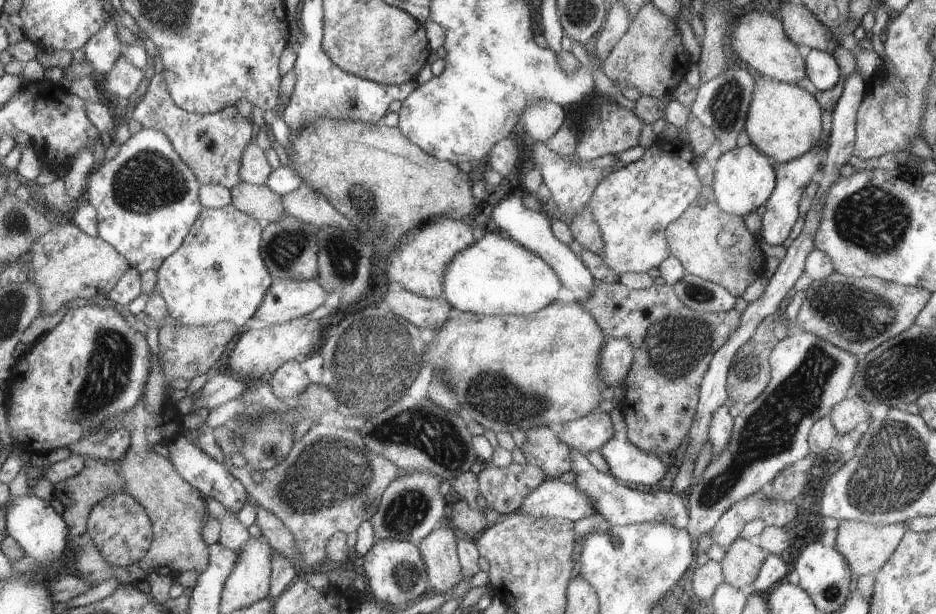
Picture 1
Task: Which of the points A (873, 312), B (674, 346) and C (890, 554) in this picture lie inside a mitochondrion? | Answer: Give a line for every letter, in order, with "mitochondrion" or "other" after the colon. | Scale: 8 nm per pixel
A: mitochondrion
B: mitochondrion
C: other

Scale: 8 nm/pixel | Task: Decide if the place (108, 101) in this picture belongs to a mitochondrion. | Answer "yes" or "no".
no

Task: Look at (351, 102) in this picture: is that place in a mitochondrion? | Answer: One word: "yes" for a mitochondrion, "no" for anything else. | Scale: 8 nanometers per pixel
yes

